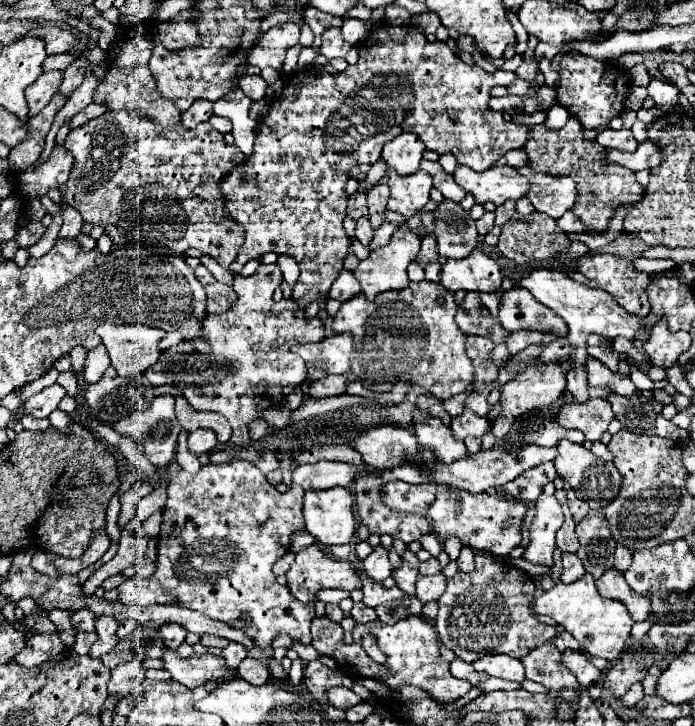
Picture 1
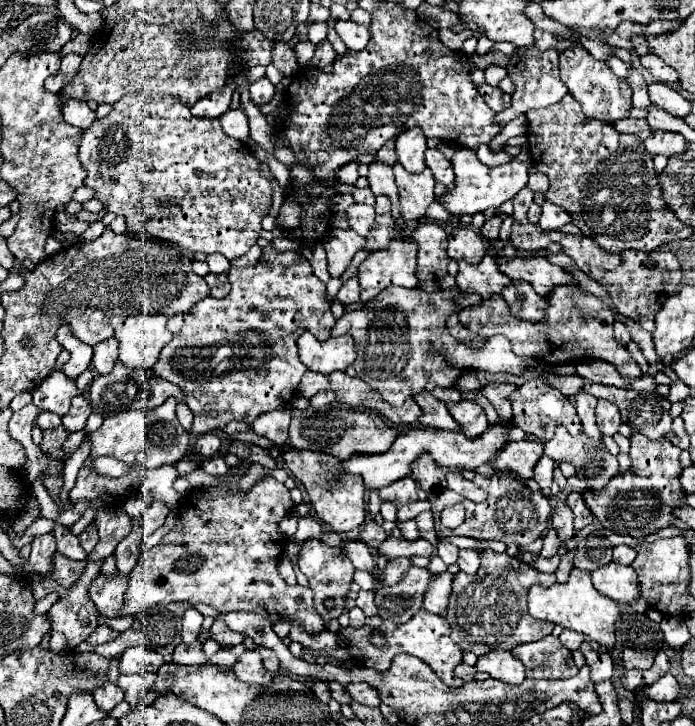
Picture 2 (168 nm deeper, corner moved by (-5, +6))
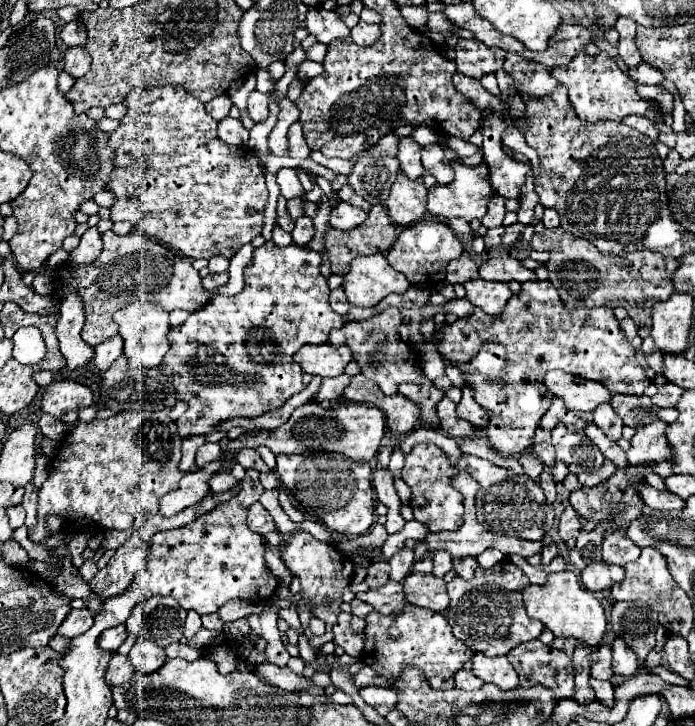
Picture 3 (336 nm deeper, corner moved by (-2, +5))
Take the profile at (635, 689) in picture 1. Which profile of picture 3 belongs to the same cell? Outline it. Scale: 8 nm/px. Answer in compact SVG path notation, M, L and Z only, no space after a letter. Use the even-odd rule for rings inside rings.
M616 637L612 643L612 655L612 669L618 677L634 677L638 673L636 653L620 637Z

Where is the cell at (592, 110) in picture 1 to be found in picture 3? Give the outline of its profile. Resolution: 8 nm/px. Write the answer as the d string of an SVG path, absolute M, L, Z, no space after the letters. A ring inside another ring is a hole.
M600 51L598 55L580 53L568 63L568 67L552 67L550 73L554 73L554 77L566 85L570 103L574 105L574 111L582 121L622 121L628 115L644 115L652 123L664 121L662 107L654 105L652 99L640 97L634 87L634 81L618 67L618 63L606 51Z

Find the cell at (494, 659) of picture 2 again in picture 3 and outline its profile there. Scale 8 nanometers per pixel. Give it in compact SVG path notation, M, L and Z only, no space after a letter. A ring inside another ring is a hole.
M476 653L472 657L472 671L484 683L492 683L502 691L518 687L518 673L506 657L486 657L482 653Z

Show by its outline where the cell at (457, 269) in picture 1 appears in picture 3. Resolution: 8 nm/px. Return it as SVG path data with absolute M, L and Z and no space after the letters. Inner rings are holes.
M474 279L474 281L468 281L464 287L468 293L468 299L488 315L502 313L506 301L512 297L508 283L492 283L492 281Z

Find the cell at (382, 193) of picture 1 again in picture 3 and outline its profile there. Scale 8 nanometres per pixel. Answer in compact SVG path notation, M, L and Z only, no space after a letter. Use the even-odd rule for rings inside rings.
M374 205L368 213L368 223L352 229L352 231L338 231L338 229L328 229L324 235L324 247L330 257L330 271L334 275L344 275L348 273L348 267L354 257L360 255L374 255L374 253L384 253L390 249L390 245L396 239L396 225L390 221L384 205Z

